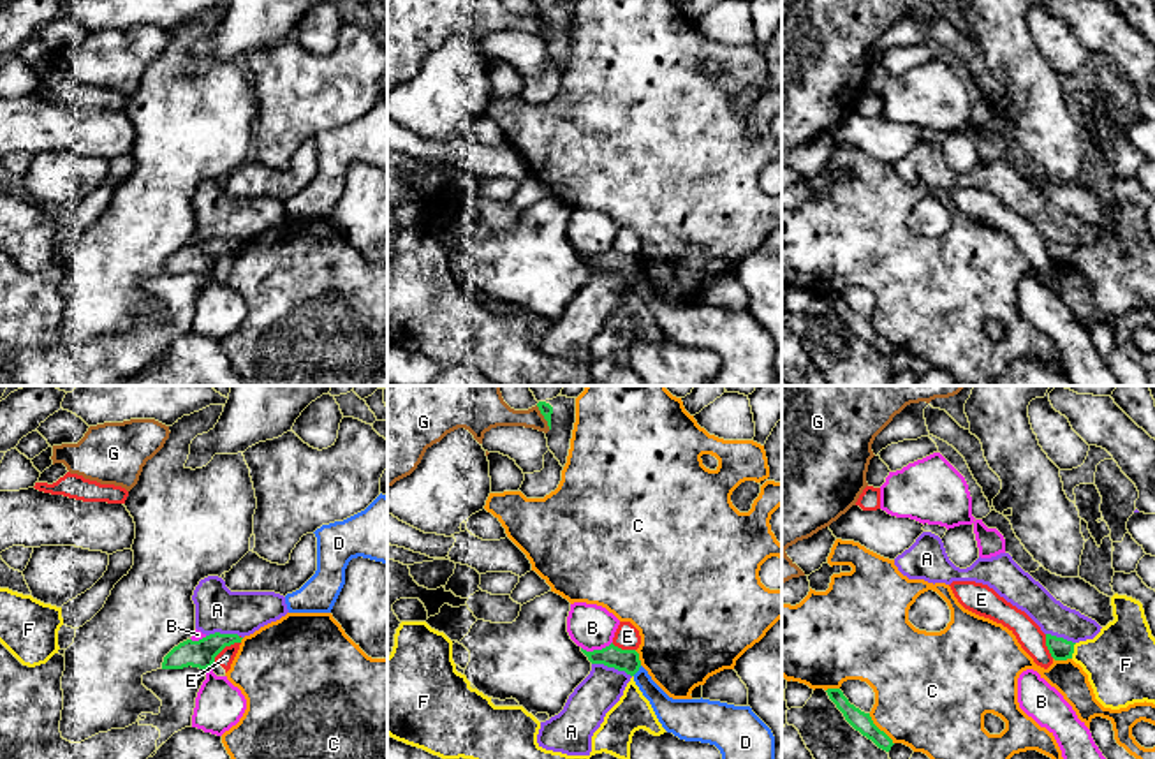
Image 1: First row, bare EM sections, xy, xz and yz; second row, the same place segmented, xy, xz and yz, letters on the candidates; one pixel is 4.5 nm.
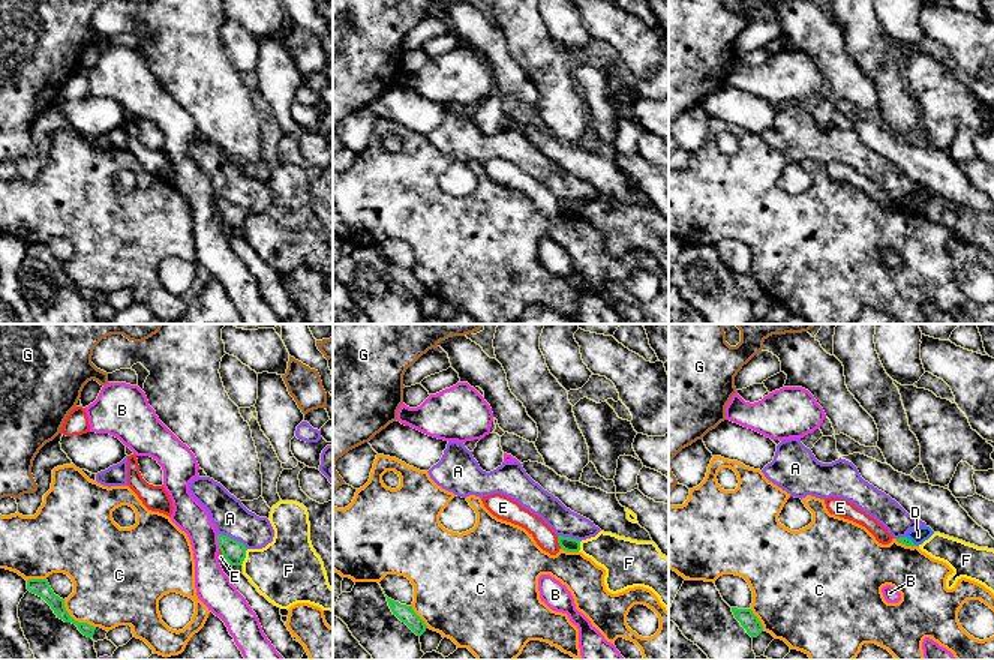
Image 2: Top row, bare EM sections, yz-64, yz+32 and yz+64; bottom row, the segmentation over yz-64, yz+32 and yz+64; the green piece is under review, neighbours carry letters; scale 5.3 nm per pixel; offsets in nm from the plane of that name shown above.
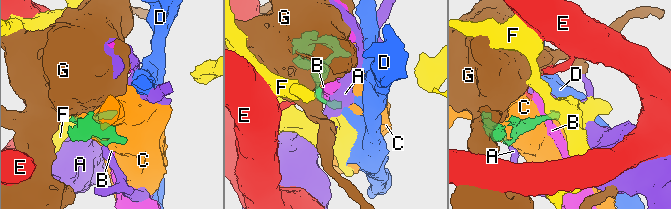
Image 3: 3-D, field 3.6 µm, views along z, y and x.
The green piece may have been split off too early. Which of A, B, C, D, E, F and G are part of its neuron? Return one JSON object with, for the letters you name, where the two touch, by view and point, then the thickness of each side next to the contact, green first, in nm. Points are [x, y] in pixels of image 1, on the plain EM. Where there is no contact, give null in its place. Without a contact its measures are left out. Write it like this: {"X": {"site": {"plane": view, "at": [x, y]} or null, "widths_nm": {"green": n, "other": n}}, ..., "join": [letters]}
{"join": []}

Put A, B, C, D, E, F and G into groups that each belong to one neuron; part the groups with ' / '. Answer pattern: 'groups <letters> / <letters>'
groups A / B / C / D / E / F / G

